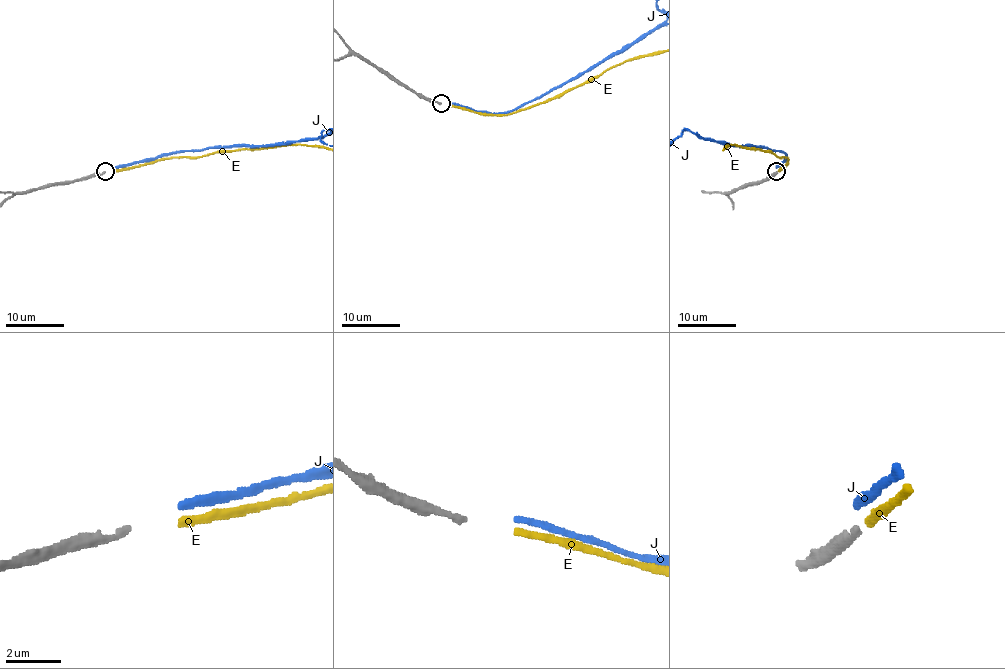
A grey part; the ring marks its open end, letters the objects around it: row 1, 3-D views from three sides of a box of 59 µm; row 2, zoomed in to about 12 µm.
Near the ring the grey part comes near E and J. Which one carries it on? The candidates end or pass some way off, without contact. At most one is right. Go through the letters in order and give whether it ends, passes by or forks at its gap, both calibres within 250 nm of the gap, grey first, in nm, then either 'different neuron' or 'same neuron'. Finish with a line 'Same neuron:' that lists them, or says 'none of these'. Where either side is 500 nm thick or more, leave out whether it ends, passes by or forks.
E: it ends; calibres 260 and 240 nm; same neuron
J: it ends; calibres 260 and 240 nm; different neuron
Same neuron: E

